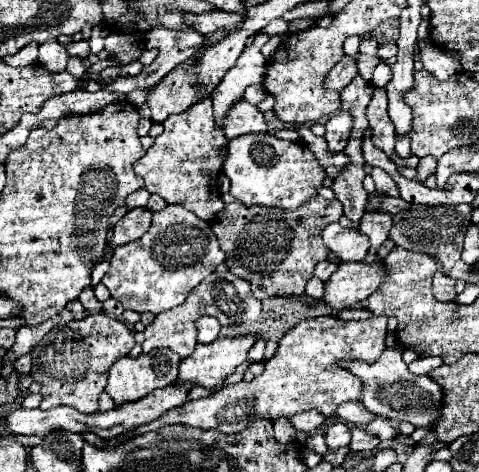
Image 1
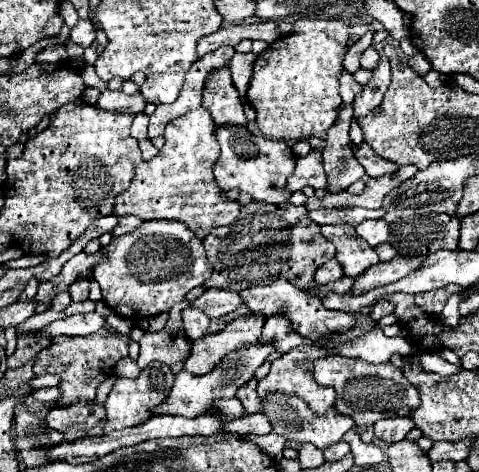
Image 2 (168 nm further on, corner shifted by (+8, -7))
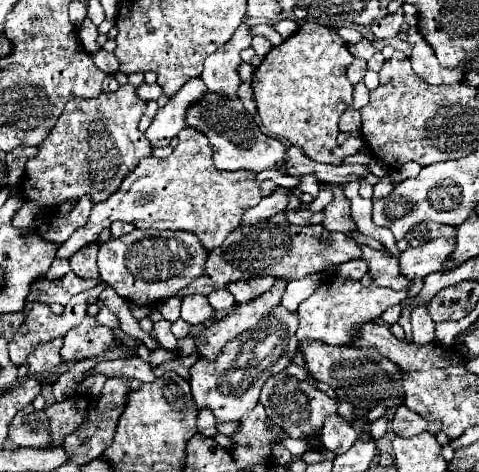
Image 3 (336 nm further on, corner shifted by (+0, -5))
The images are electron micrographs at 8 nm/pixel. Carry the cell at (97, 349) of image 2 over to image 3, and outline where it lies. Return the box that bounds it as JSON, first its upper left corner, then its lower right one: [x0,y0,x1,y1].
[60,317,124,361]

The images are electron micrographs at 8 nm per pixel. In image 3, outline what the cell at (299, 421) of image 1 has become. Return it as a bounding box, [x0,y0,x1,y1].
[390,405,440,437]

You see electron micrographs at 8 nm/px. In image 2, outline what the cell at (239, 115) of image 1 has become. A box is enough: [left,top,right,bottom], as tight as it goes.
[202,65,246,125]

